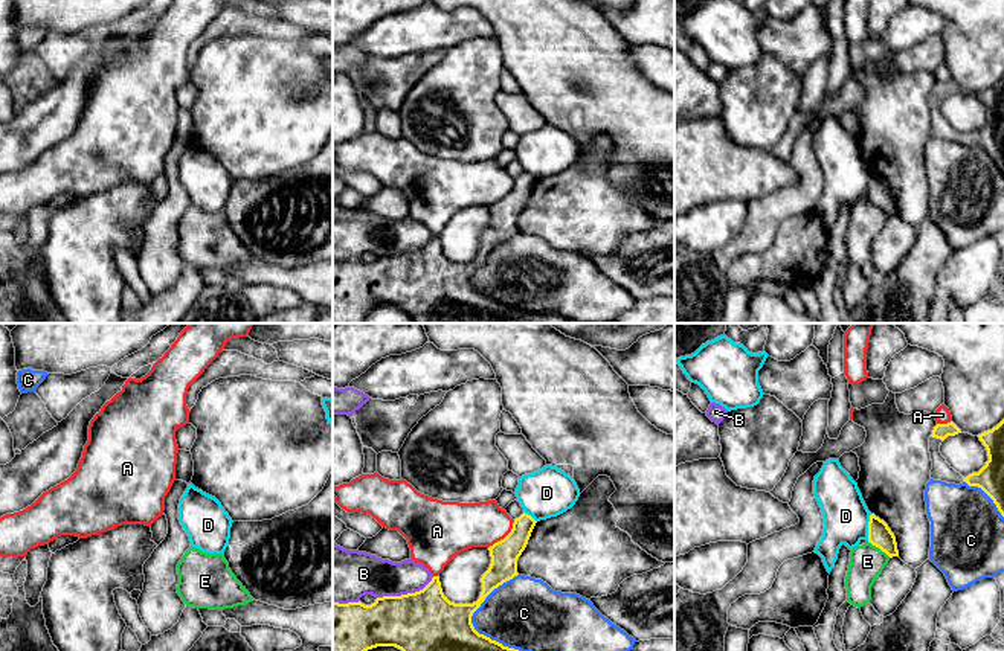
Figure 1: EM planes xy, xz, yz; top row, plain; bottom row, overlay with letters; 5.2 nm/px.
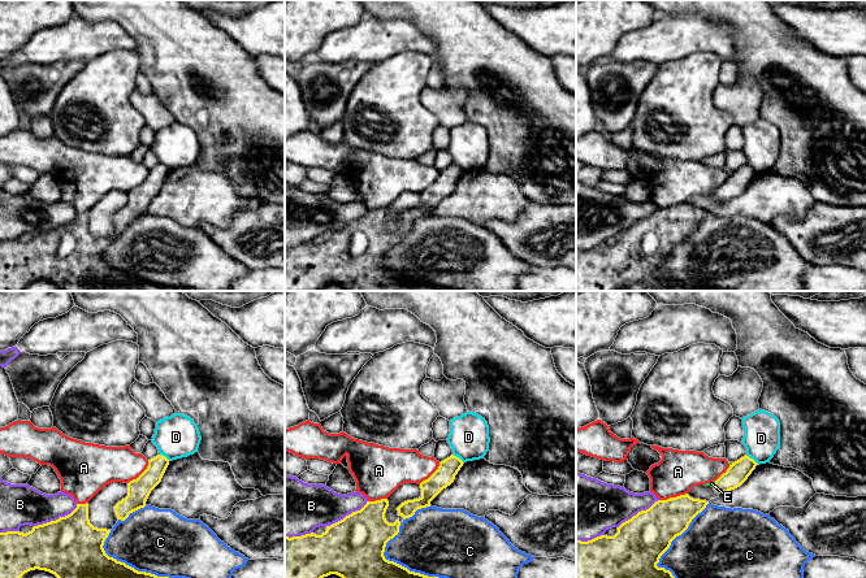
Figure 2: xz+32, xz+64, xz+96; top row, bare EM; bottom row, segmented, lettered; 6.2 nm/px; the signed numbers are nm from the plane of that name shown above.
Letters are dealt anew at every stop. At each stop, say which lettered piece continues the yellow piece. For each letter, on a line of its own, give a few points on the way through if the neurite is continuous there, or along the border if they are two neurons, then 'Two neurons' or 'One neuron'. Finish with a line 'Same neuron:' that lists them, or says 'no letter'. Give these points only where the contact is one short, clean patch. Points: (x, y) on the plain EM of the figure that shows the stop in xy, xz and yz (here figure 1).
A: Two neurons
B: Two neurons
C: Two neurons
D: Boundary: yz (872, 173), (867, 198). Two neurons
E: Two neurons
Same neuron: no letter

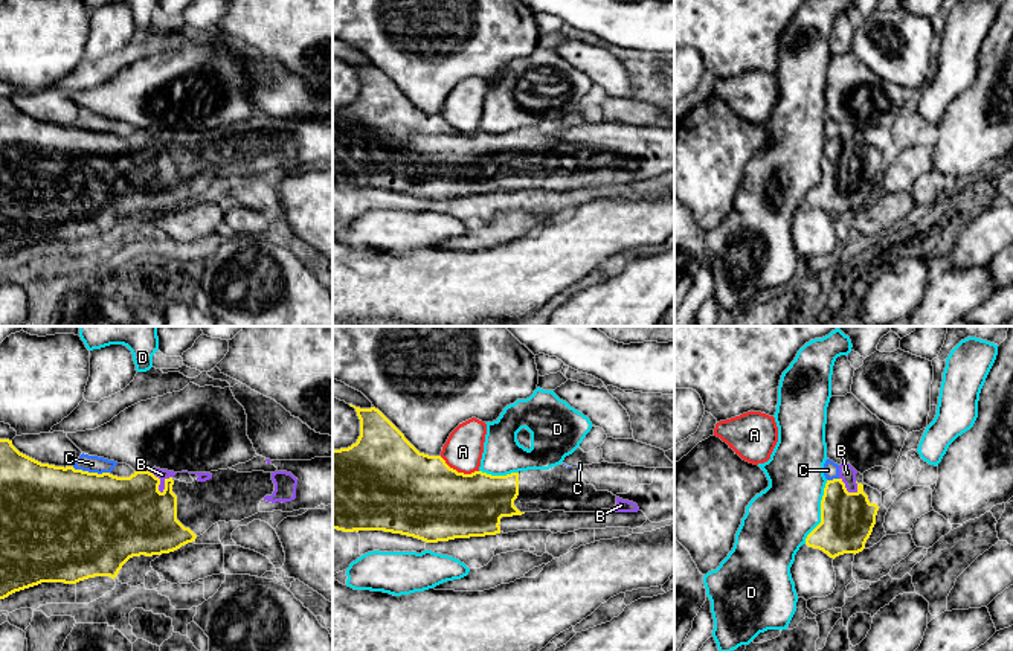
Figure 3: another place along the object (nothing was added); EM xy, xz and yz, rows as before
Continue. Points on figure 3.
A: Two neurons
B: One neuron
C: Two neurons
D: Two neurons
Same neuron: B

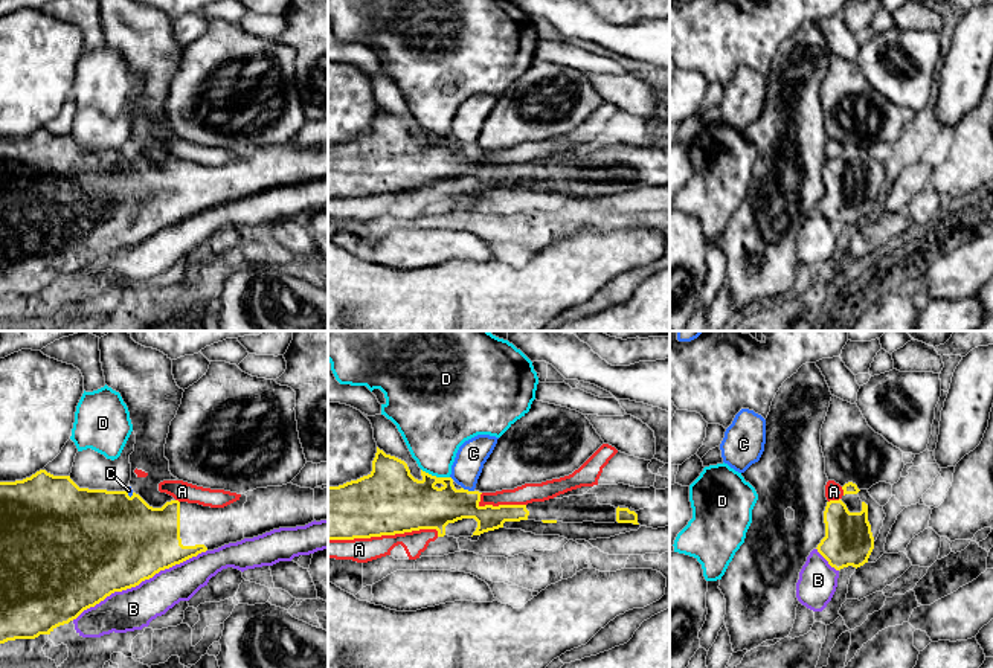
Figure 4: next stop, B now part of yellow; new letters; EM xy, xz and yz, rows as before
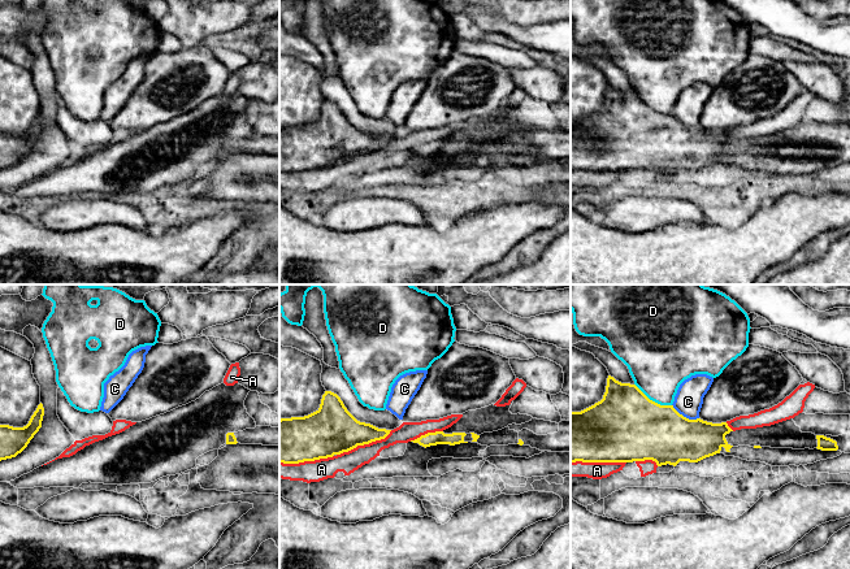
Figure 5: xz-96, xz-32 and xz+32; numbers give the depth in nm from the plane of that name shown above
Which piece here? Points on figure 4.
A: Two neurons
B: Two neurons
C: Two neurons
D: Two neurons
Same neuron: no letter

